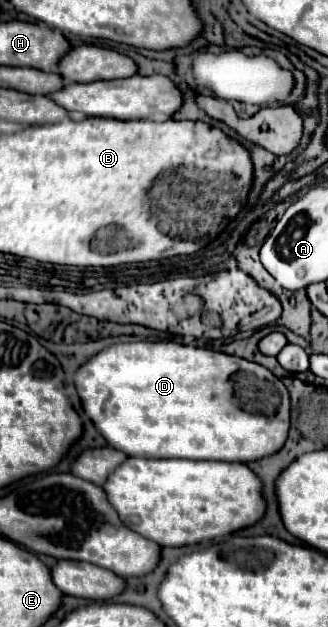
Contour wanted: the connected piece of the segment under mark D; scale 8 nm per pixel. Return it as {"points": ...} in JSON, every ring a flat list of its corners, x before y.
{"points":[[117,343,117,345,101,349,97,355,93,355,87,363,83,363,77,369,77,373,75,373,75,391,77,391,77,397,81,399,83,411,93,421,97,431,105,437,105,441,113,449,117,449,117,451,121,451,121,453,125,453,129,457,155,457,155,459,183,457,183,459,215,459,215,461,247,463,247,461,257,461,257,459,261,459,261,457,265,457,269,453,279,451,279,447,285,443,287,431,289,431,289,407,283,405,279,409,279,415,251,415,251,413,245,413,243,409,239,409,231,401,231,393,227,389,227,379,235,371,239,371,241,367,243,367,243,361,239,357,217,353,217,351,211,351,211,349,191,347,191,345,179,345,179,343]]}

